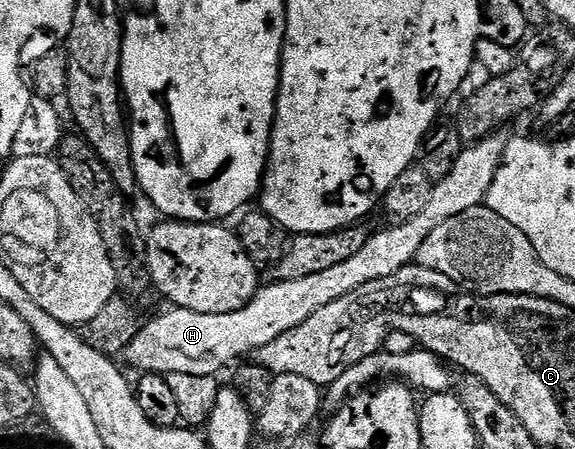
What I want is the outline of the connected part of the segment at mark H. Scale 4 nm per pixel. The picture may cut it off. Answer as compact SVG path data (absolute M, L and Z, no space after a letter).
M500 133L488 135L465 146L458 161L454 161L454 169L433 186L430 205L426 205L425 211L406 221L406 225L388 225L377 235L376 232L369 234L366 245L362 245L362 250L354 257L322 273L313 273L311 277L298 277L298 281L269 282L269 287L268 284L263 286L245 307L234 313L194 313L190 309L173 306L168 309L172 311L164 311L157 319L149 323L147 320L141 326L122 353L123 358L128 358L129 365L137 367L137 372L149 375L167 377L170 373L194 373L194 377L219 376L223 367L231 368L262 345L270 345L274 337L290 333L290 329L302 325L306 317L314 317L318 309L326 309L330 301L338 301L338 297L346 297L346 293L354 293L354 289L362 289L362 285L370 285L370 281L394 277L394 273L415 260L426 237L430 237L439 225L481 206L487 200L488 190L490 185L494 185L509 144L509 140L502 136Z

